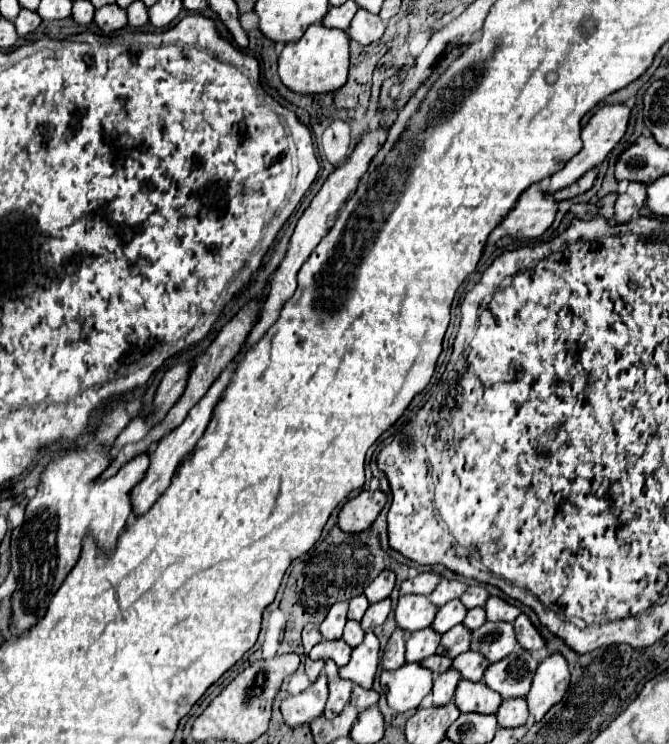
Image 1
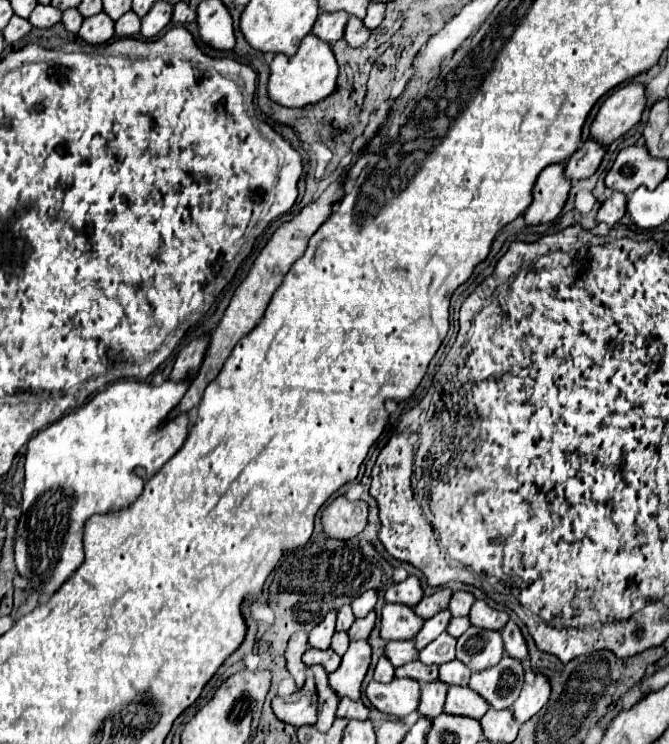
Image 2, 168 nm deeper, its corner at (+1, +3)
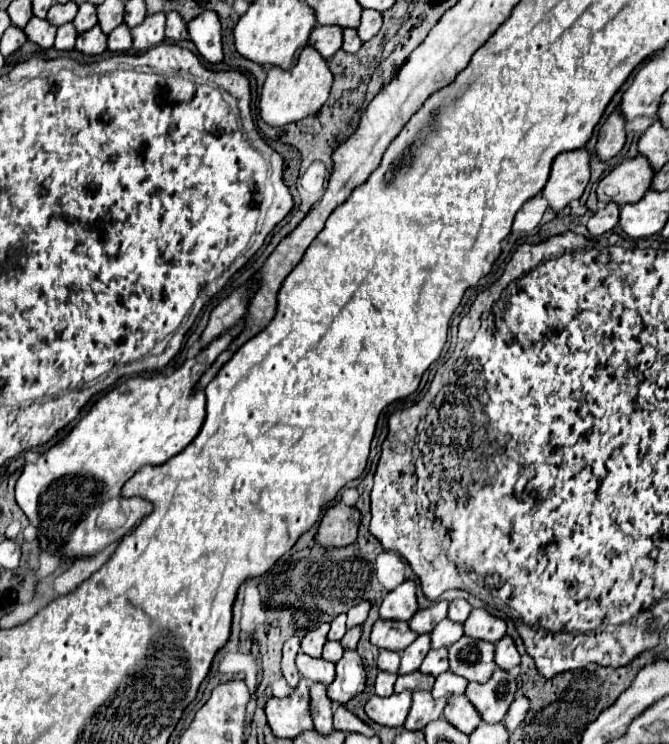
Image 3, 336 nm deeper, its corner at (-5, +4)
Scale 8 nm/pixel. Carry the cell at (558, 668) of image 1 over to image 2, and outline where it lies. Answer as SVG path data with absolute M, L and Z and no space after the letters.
M536 676L530 686L522 686L518 700L512 704L512 714L518 724L530 720L550 698L550 682L544 676Z

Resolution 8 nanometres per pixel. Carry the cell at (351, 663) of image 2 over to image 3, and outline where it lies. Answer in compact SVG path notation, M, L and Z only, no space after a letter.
M348 649L336 663L336 679L328 685L328 697L336 703L348 703L366 687L366 671L358 651Z

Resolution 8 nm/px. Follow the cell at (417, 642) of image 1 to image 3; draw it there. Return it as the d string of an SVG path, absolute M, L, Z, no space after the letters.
M388 649L380 651L378 669L390 671L390 673L398 673L398 665L400 665L400 655L398 653L388 653Z

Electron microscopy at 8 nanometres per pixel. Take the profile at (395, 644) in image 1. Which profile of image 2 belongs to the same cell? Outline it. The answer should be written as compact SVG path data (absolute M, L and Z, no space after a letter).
M380 658L376 670L374 670L374 680L376 682L390 682L394 678L394 666L388 664L388 658Z

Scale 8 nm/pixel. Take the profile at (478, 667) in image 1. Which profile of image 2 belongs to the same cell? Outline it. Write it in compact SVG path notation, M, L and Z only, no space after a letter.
M452 660L444 666L440 666L440 674L438 674L438 682L444 682L448 686L466 686L468 678L470 678L470 670L468 666L460 666L460 662Z

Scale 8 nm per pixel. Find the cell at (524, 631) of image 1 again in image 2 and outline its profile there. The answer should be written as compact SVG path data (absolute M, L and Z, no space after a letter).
M512 620L504 626L504 630L500 634L502 634L502 640L504 640L504 652L508 652L510 658L516 658L520 662L528 658L528 648L526 648L524 636Z

